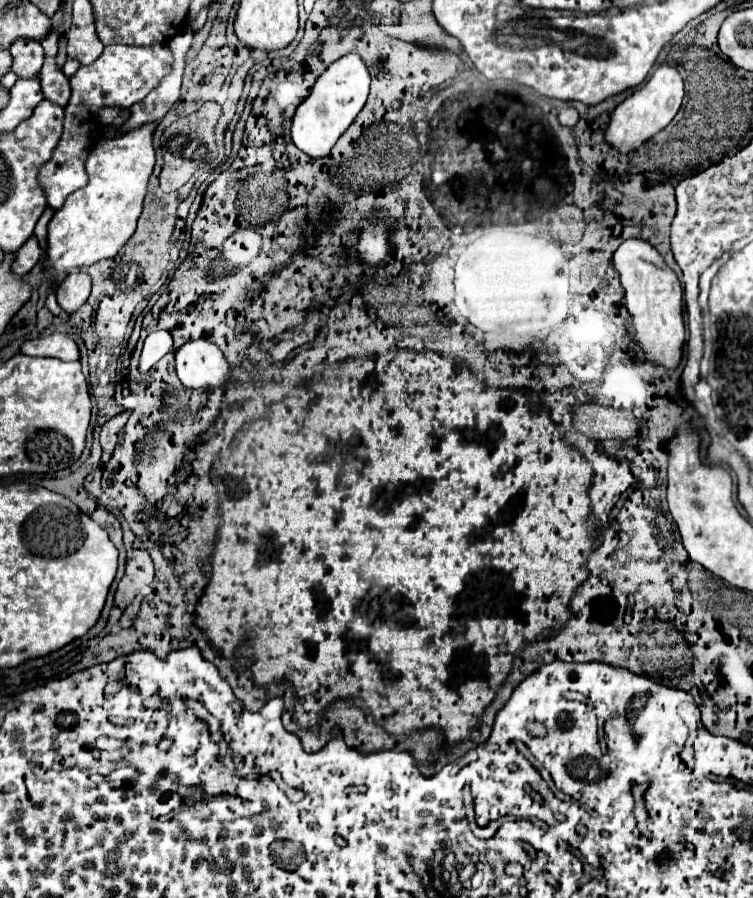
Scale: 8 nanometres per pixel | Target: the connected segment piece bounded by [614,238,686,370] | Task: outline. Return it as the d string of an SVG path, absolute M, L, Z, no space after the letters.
M628 238L618 246L618 250L614 252L614 268L620 274L626 298L640 298L640 316L636 314L636 322L644 328L644 360L656 366L664 366L666 370L676 370L682 360L682 348L686 342L686 326L682 318L682 288L678 276L642 238Z

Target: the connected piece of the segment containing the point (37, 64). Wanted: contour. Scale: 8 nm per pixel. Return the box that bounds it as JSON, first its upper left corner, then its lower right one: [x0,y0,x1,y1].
[10,40,44,78]

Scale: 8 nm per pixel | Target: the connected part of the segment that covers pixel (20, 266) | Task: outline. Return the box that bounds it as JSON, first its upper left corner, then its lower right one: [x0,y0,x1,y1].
[12,236,42,276]

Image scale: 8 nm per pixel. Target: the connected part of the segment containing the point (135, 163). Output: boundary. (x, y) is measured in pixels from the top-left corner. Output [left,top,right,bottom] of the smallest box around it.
[46,124,156,274]

